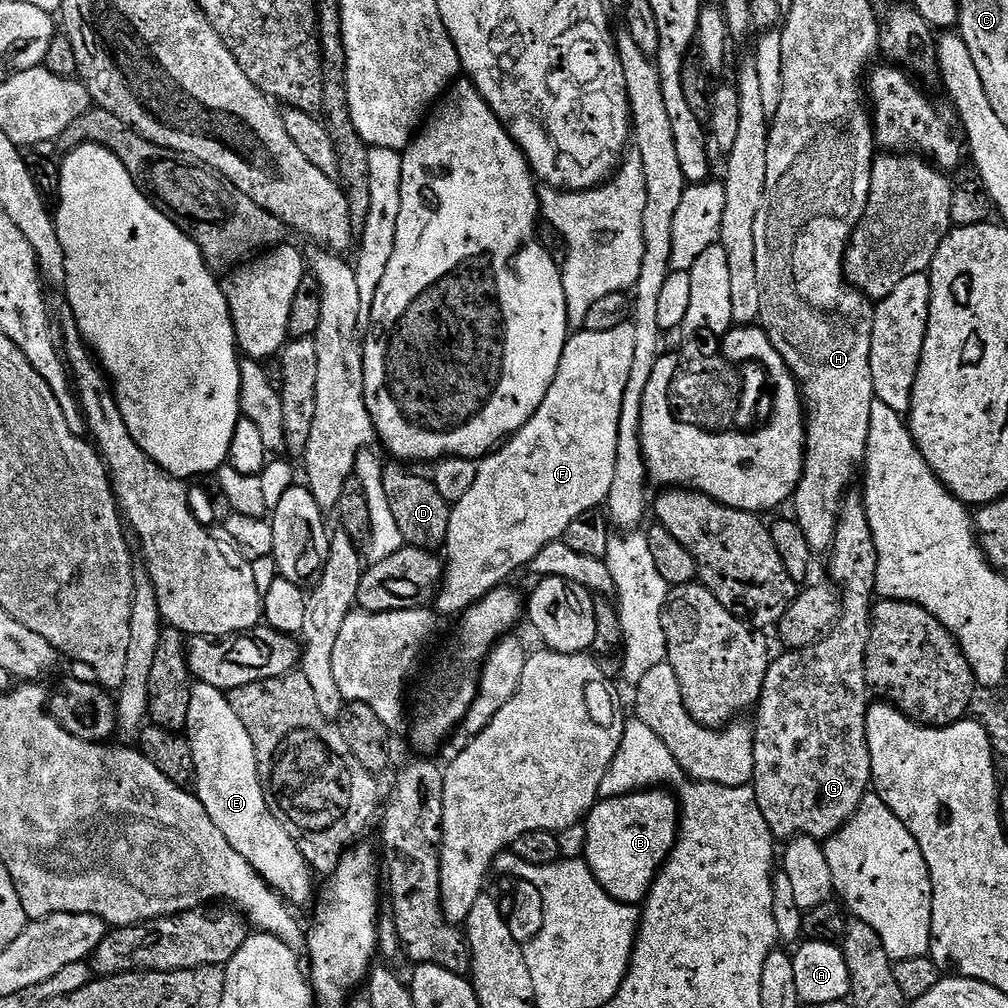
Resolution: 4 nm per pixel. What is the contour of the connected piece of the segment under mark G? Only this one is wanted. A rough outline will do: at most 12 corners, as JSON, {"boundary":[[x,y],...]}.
{"boundary":[[849,499],[835,630],[777,655],[754,719],[775,839],[827,841],[869,795],[879,556]]}

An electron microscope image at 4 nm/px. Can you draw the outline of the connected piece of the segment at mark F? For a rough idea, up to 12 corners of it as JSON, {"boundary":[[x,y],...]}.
{"boundary":[[635,323],[577,331],[452,505],[437,613],[610,494]]}

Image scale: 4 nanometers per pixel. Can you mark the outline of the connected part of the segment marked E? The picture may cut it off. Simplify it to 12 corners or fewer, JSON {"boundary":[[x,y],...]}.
{"boundary":[[193,683],[194,795],[289,905],[312,868],[266,806],[250,730]]}

